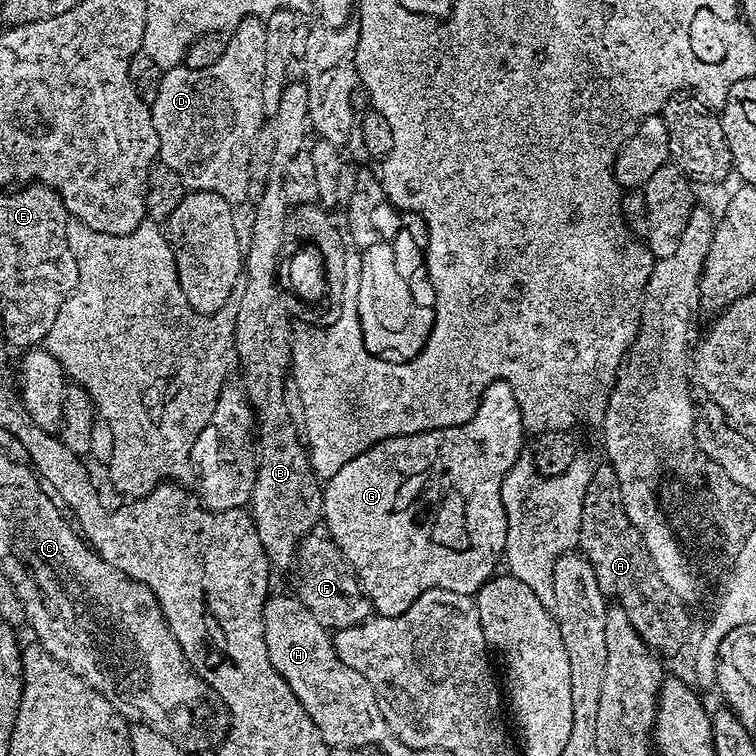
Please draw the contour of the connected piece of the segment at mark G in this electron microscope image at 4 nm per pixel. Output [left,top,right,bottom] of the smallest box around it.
[322,380,526,616]

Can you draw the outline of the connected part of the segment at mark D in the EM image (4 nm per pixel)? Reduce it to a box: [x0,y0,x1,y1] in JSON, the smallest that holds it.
[150,18,266,202]

